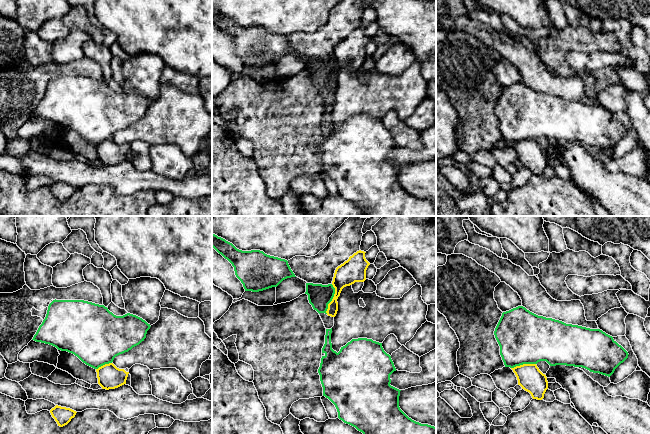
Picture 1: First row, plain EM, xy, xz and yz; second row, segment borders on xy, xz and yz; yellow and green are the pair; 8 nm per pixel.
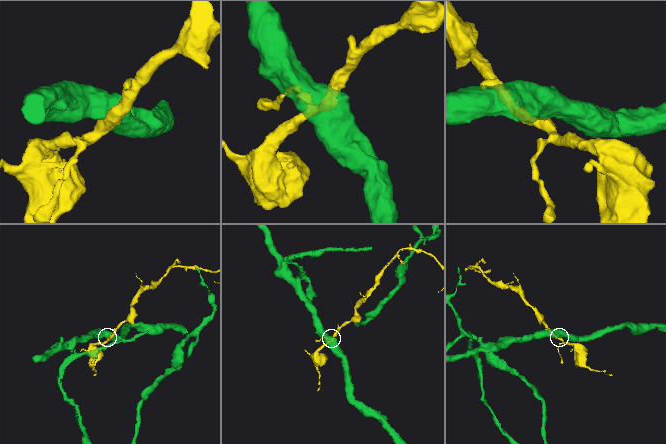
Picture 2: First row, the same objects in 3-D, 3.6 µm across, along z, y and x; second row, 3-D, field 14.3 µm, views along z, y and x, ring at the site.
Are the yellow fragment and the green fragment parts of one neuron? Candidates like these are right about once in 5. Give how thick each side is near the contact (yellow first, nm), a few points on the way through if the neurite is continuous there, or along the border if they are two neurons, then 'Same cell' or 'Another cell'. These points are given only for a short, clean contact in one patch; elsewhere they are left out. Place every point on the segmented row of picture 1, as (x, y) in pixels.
Thickness 180 nm (yellow) against 190 nm. Boundary: xz (332, 284), (334, 296), (328, 304), (326, 313). Another cell

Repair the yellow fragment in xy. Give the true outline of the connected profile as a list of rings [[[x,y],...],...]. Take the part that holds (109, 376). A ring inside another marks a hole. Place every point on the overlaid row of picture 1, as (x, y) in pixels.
[[[113,363],[105,364],[98,369],[96,369],[98,384],[102,389],[115,389],[124,384],[129,372],[124,369],[117,368]]]

